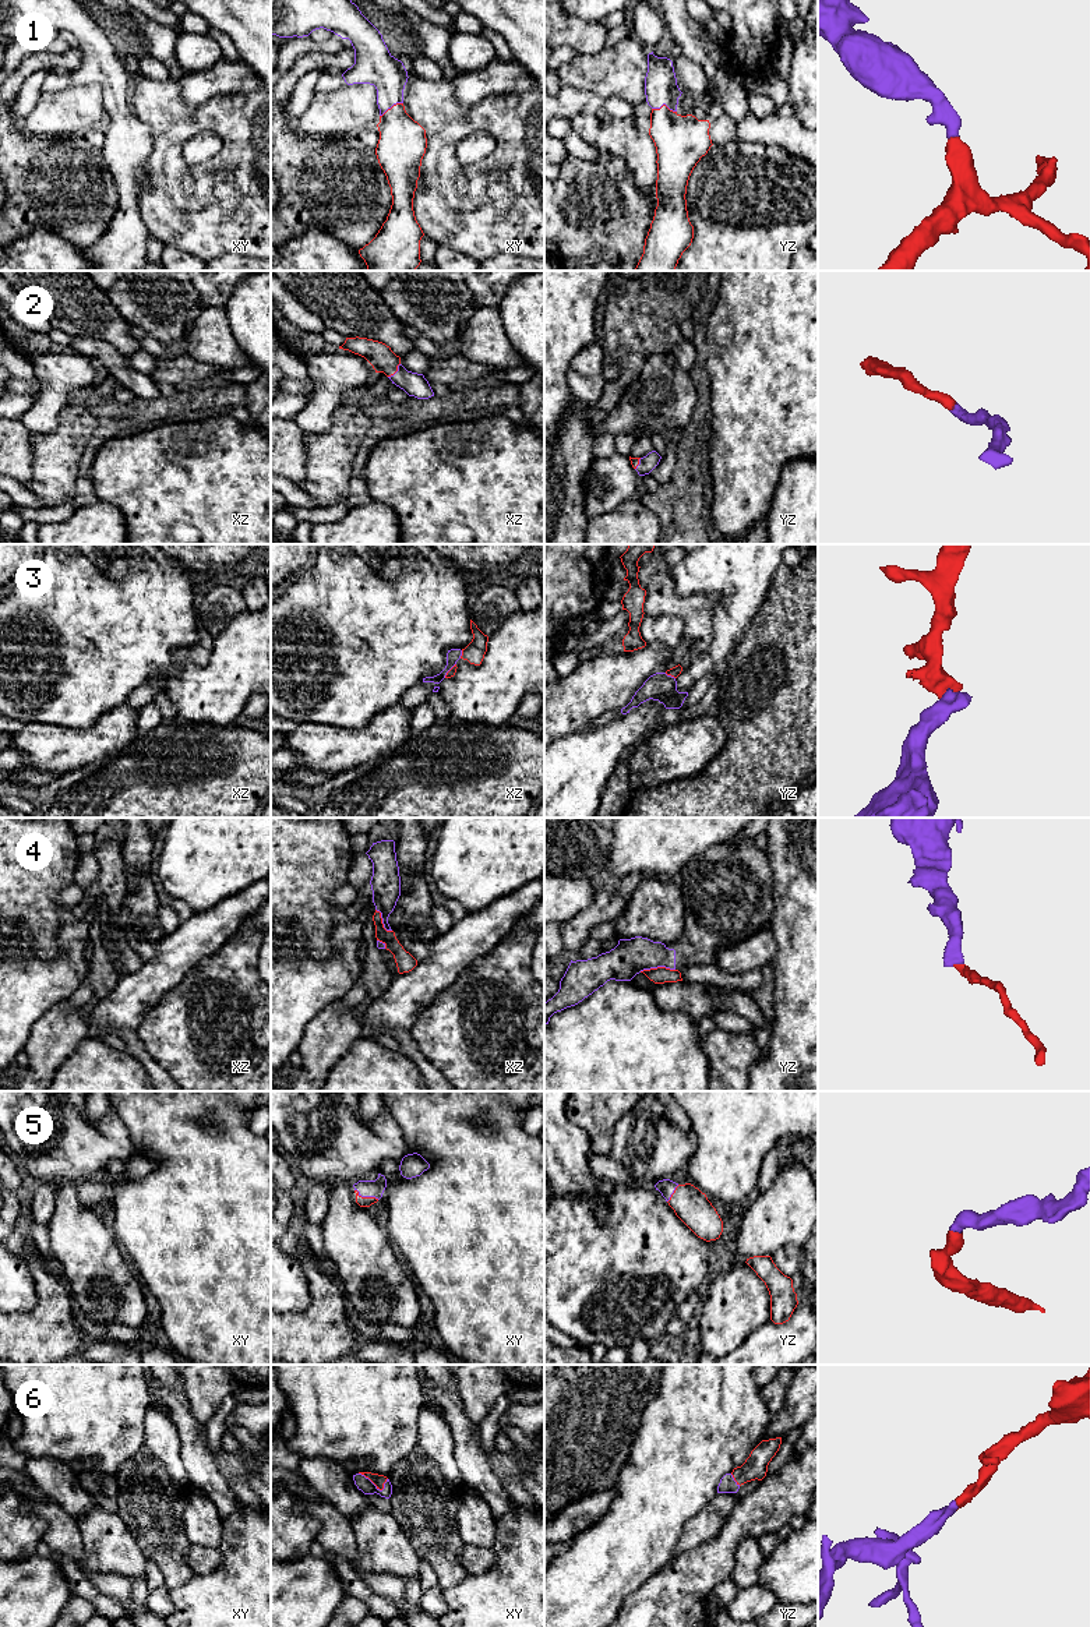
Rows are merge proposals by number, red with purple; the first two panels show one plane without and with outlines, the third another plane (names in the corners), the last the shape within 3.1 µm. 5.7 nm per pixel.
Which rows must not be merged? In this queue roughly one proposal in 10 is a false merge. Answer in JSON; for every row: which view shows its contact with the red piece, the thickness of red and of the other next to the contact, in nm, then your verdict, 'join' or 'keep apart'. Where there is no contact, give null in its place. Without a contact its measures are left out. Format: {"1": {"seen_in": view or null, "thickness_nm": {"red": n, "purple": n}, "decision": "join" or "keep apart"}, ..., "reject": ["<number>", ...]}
{"1": {"seen_in": "yz", "thickness_nm": {"red": 300, "purple": 190}, "decision": "join"}, "2": {"seen_in": "xz", "thickness_nm": {"red": 150, "purple": 140}, "decision": "join"}, "3": {"seen_in": "yz", "thickness_nm": {"red": 60, "purple": 160}, "decision": "join"}, "4": {"seen_in": "yz", "thickness_nm": {"red": 100, "purple": 200}, "decision": "keep apart"}, "5": {"seen_in": "xy", "thickness_nm": {"red": 60, "purple": 100}, "decision": "join"}, "6": {"seen_in": "xy", "thickness_nm": {"red": 70, "purple": 90}, "decision": "join"}, "reject": ["4"]}

